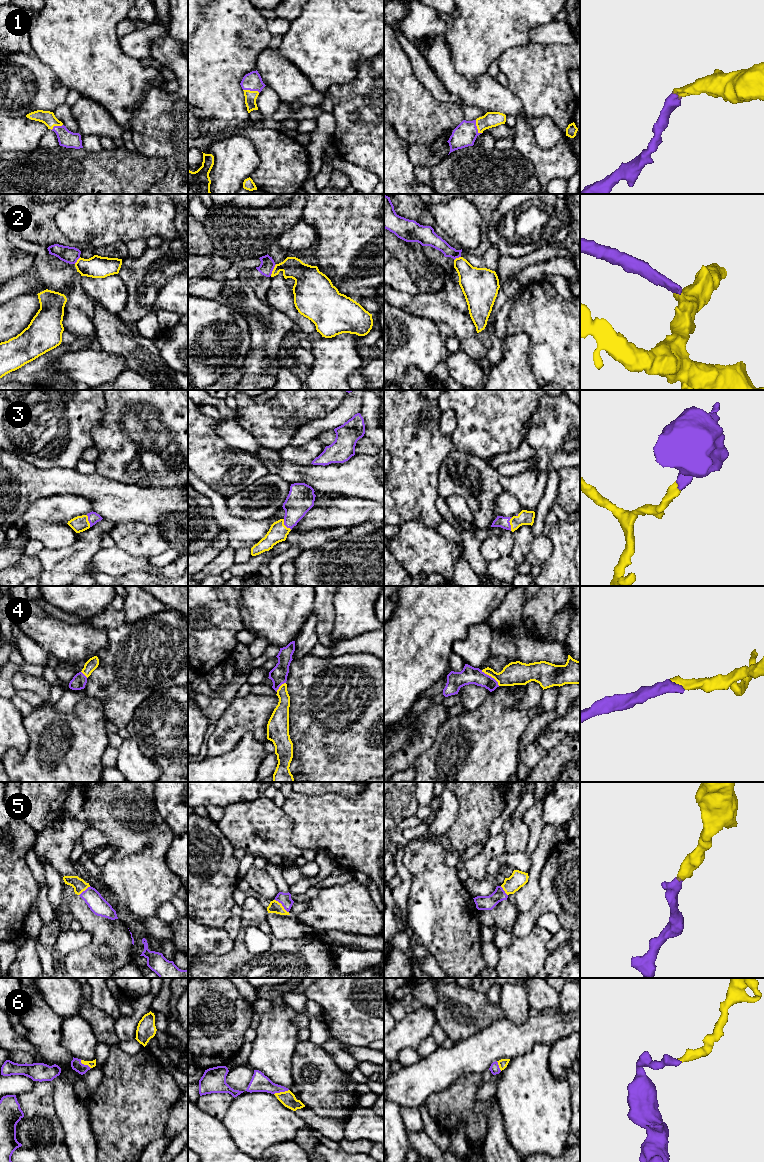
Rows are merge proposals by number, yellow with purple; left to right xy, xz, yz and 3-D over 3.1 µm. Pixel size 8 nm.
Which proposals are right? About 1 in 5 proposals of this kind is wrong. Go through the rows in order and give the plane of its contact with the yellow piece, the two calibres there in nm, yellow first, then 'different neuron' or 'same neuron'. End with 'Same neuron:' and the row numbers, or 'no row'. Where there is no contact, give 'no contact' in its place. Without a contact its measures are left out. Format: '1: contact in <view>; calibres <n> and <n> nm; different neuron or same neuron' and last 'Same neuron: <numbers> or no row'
1: contact in xz; calibres 100 and 150 nm; same neuron
2: contact in xz; calibres 170 and 120 nm; different neuron
3: contact in yz; calibres 120 and 90 nm; same neuron
4: contact in yz; calibres 190 and 140 nm; same neuron
5: contact in xz; calibres 100 and 100 nm; same neuron
6: contact in xz; calibres 120 and 140 nm; same neuron
Same neuron: 1, 3, 4, 5, 6

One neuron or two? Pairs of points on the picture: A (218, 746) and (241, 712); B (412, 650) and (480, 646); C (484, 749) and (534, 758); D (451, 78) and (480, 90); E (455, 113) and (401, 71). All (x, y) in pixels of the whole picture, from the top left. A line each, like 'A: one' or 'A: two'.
A: one
B: two
C: two
D: one
E: one

